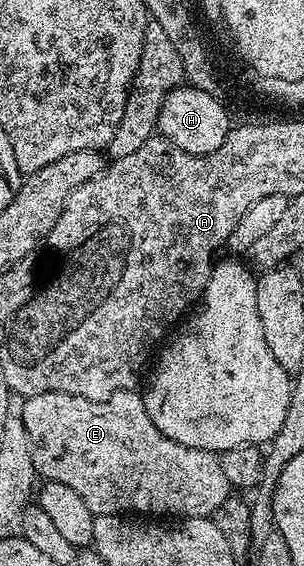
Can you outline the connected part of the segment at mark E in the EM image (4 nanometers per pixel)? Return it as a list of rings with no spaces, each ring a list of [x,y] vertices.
[[[123,389],[114,395],[110,395],[105,401],[91,401],[90,399],[82,399],[78,395],[66,395],[65,393],[34,395],[24,401],[22,419],[26,423],[26,435],[30,435],[32,458],[34,459],[34,467],[37,474],[44,481],[66,483],[66,487],[71,487],[77,495],[82,495],[82,503],[86,503],[86,507],[90,507],[90,511],[95,516],[101,517],[111,513],[117,515],[160,515],[156,513],[173,513],[173,518],[176,519],[186,517],[211,518],[212,513],[218,511],[218,507],[222,507],[222,503],[230,495],[230,486],[226,475],[222,475],[222,463],[219,456],[211,453],[209,449],[191,449],[182,443],[174,443],[174,439],[166,439],[166,435],[162,435],[162,431],[158,431],[158,427],[154,427],[154,423],[150,423],[150,415],[146,415],[144,398],[139,392]]]

